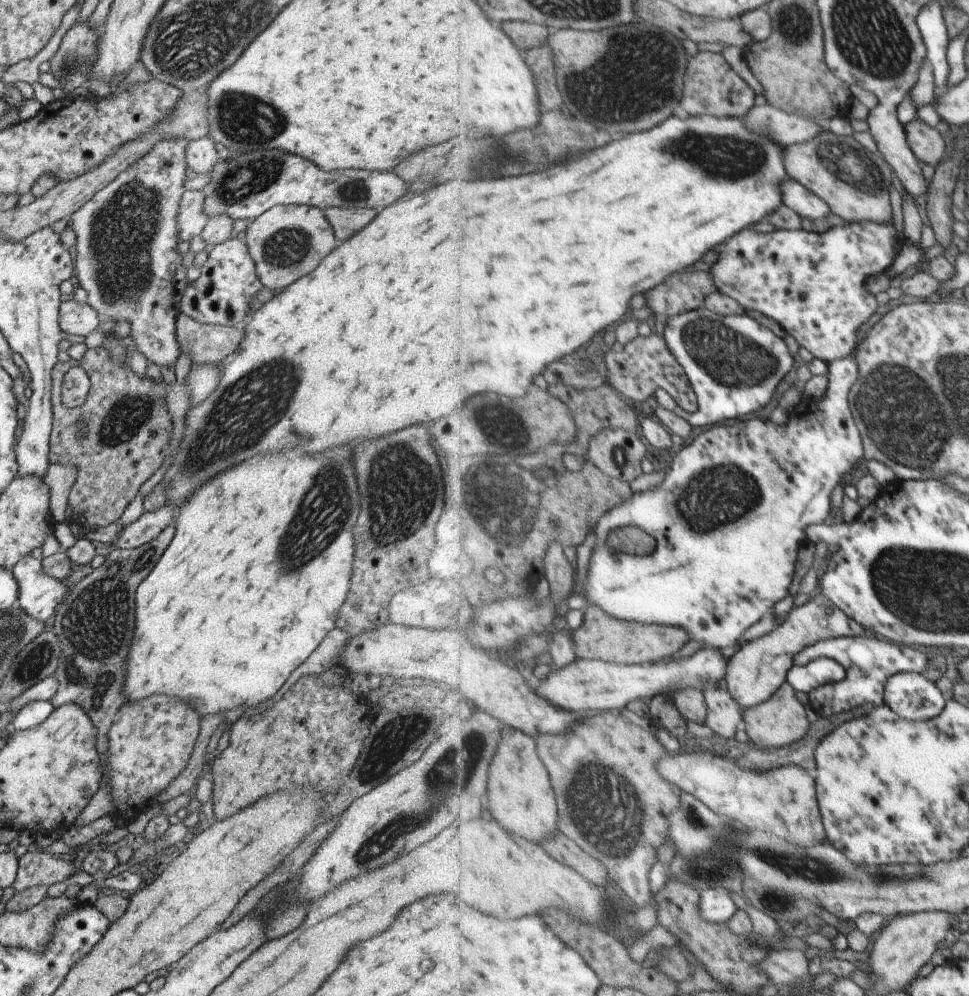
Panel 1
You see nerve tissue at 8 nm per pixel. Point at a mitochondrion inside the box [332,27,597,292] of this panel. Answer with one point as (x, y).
(353, 190)

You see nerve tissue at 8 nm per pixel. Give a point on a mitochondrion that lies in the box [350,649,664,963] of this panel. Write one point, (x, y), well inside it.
(609, 805)

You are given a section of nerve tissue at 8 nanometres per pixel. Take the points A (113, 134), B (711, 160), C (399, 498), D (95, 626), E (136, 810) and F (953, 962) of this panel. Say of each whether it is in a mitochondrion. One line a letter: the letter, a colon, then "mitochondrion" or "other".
A: other
B: mitochondrion
C: mitochondrion
D: mitochondrion
E: other
F: other

